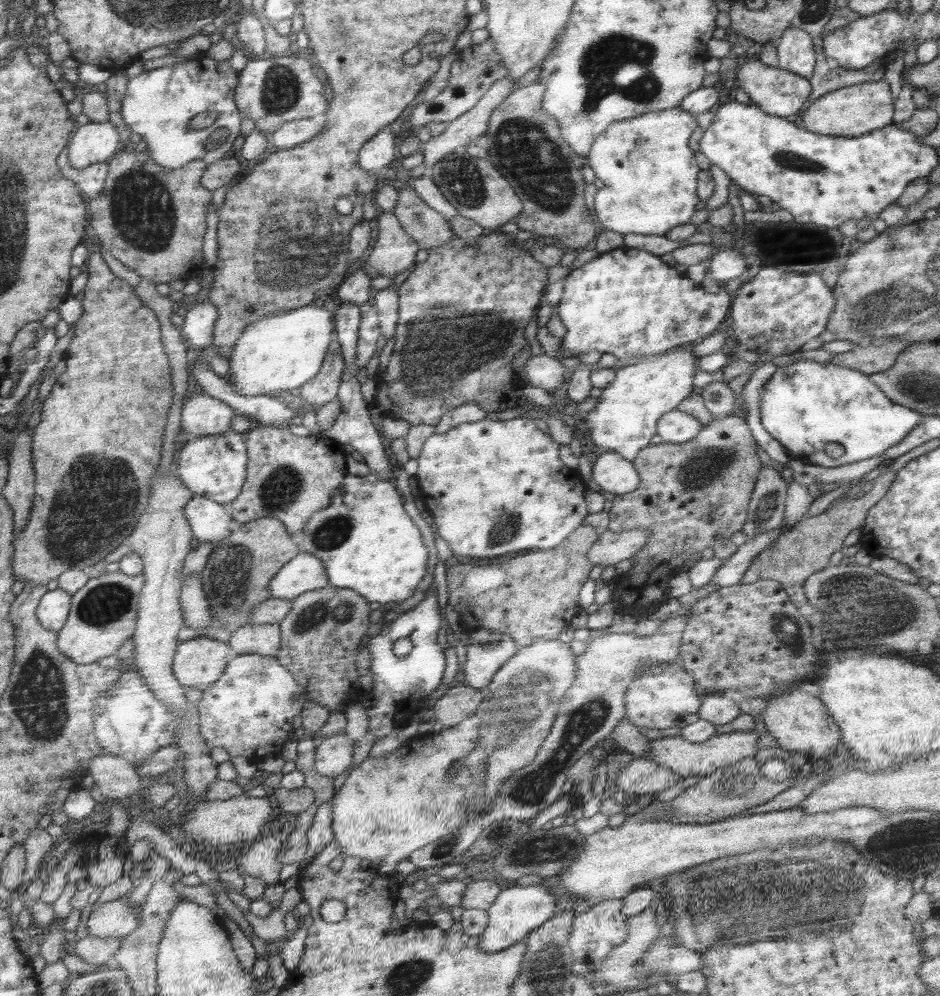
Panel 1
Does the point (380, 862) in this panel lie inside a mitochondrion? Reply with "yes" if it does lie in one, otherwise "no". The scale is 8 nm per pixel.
no

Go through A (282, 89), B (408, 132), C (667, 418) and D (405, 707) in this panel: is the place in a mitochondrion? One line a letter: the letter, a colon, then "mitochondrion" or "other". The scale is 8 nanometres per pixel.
A: mitochondrion
B: other
C: other
D: other

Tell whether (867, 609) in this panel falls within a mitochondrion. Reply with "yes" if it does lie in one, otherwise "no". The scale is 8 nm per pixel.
yes

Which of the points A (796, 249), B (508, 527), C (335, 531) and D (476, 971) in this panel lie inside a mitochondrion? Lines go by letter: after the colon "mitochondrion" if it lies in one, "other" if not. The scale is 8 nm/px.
A: other
B: mitochondrion
C: mitochondrion
D: other

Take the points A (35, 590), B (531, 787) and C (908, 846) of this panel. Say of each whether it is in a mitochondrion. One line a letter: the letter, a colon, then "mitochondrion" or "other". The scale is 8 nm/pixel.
A: other
B: mitochondrion
C: mitochondrion

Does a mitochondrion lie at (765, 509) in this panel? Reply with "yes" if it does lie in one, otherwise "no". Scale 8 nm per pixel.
yes

